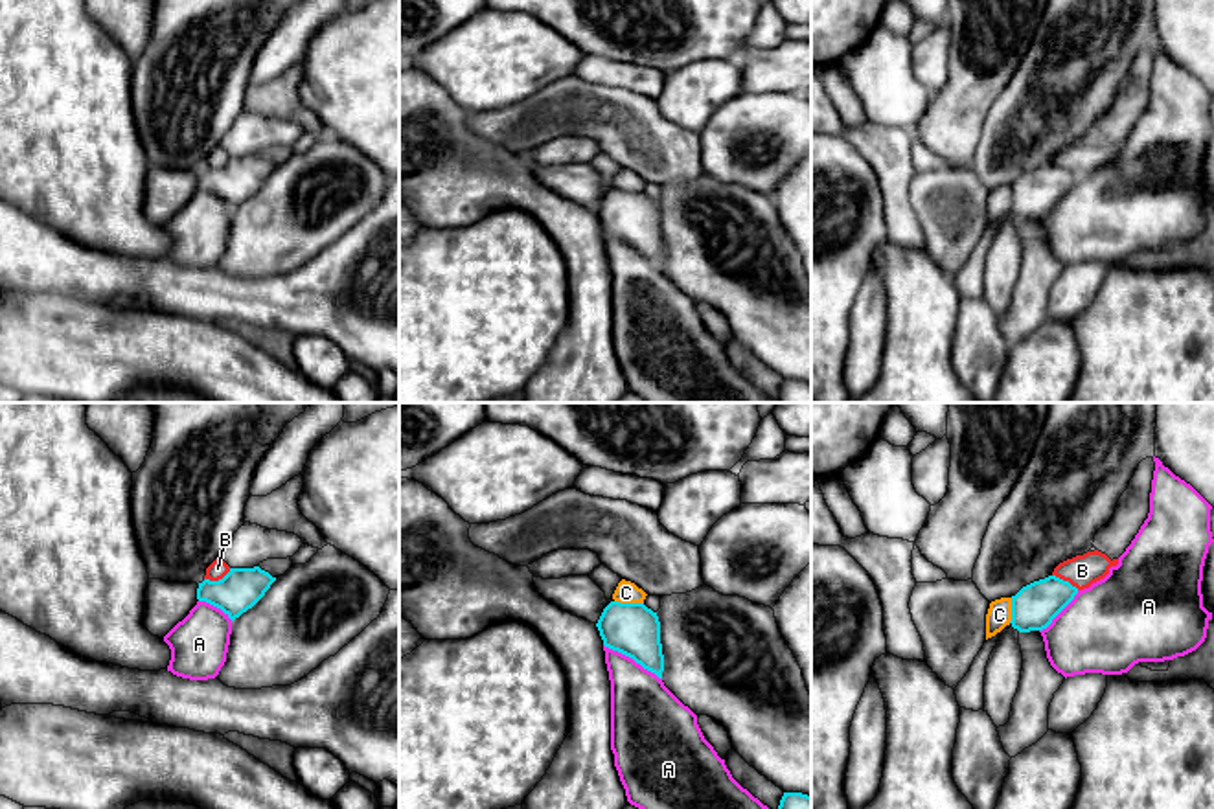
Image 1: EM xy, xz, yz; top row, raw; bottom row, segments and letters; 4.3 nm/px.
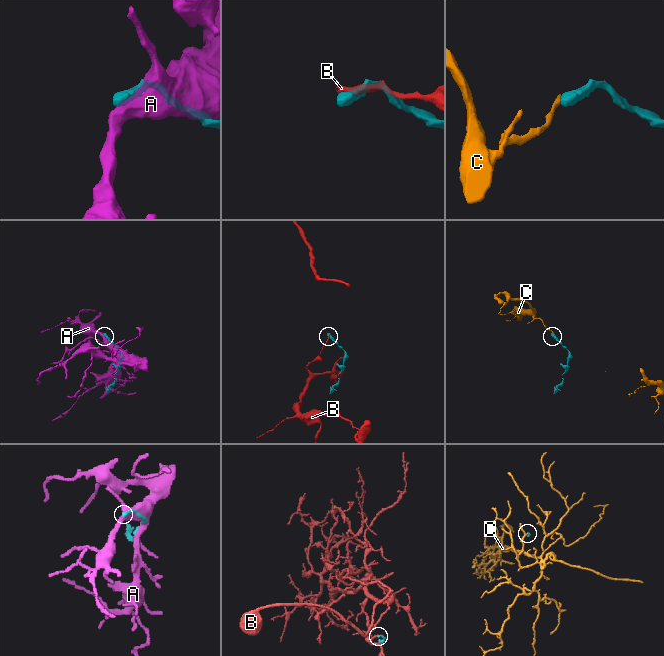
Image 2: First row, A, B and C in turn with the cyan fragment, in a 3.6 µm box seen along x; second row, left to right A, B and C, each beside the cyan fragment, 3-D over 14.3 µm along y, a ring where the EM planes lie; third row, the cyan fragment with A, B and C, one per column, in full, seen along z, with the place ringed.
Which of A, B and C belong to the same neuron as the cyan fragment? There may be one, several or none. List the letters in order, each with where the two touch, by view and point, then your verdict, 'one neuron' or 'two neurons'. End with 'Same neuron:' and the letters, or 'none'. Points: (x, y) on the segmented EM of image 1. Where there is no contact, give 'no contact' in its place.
A: xz (633, 659) | two neurons
B: xy (219, 580) | two neurons
C: xz (629, 603) | two neurons
Same neuron: none

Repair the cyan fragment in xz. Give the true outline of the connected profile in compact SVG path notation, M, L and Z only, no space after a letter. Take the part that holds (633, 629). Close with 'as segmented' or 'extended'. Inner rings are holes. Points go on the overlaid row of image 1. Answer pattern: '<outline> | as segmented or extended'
M611 601L596 623L603 645L662 678L660 621L644 603Z | as segmented

